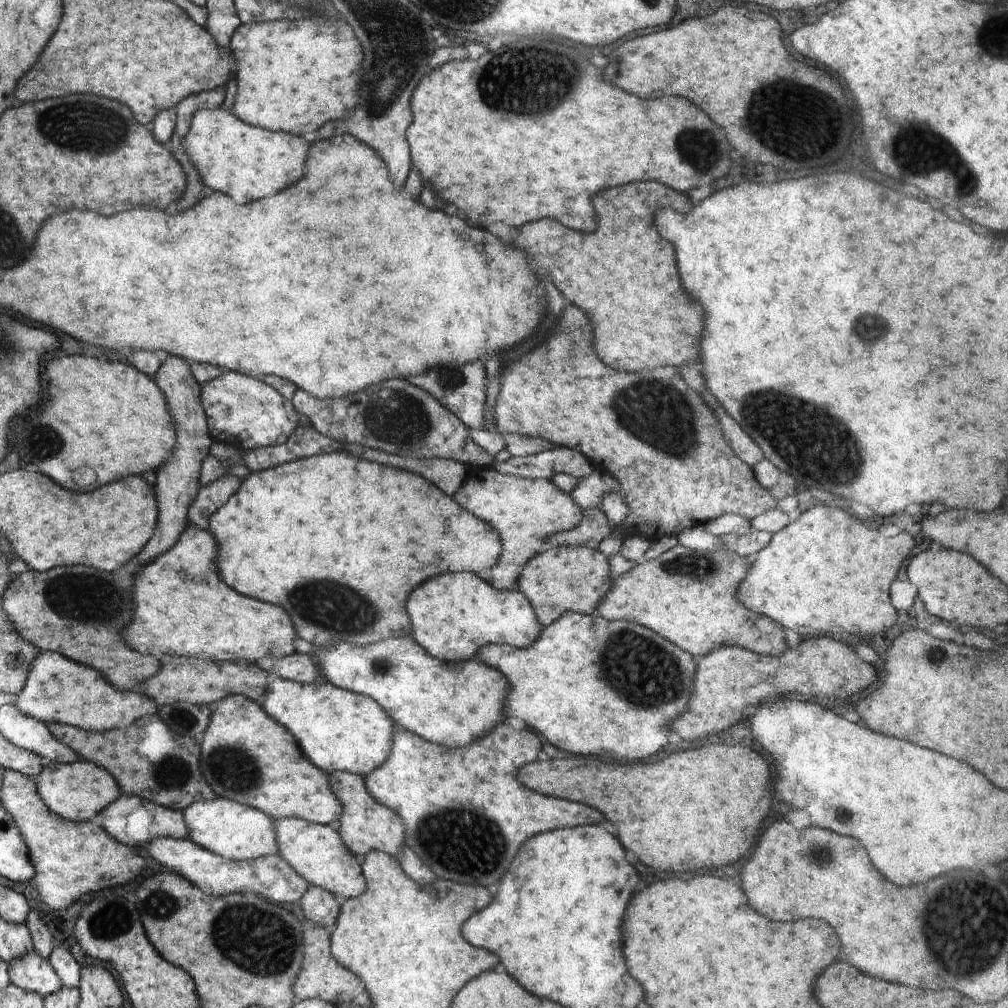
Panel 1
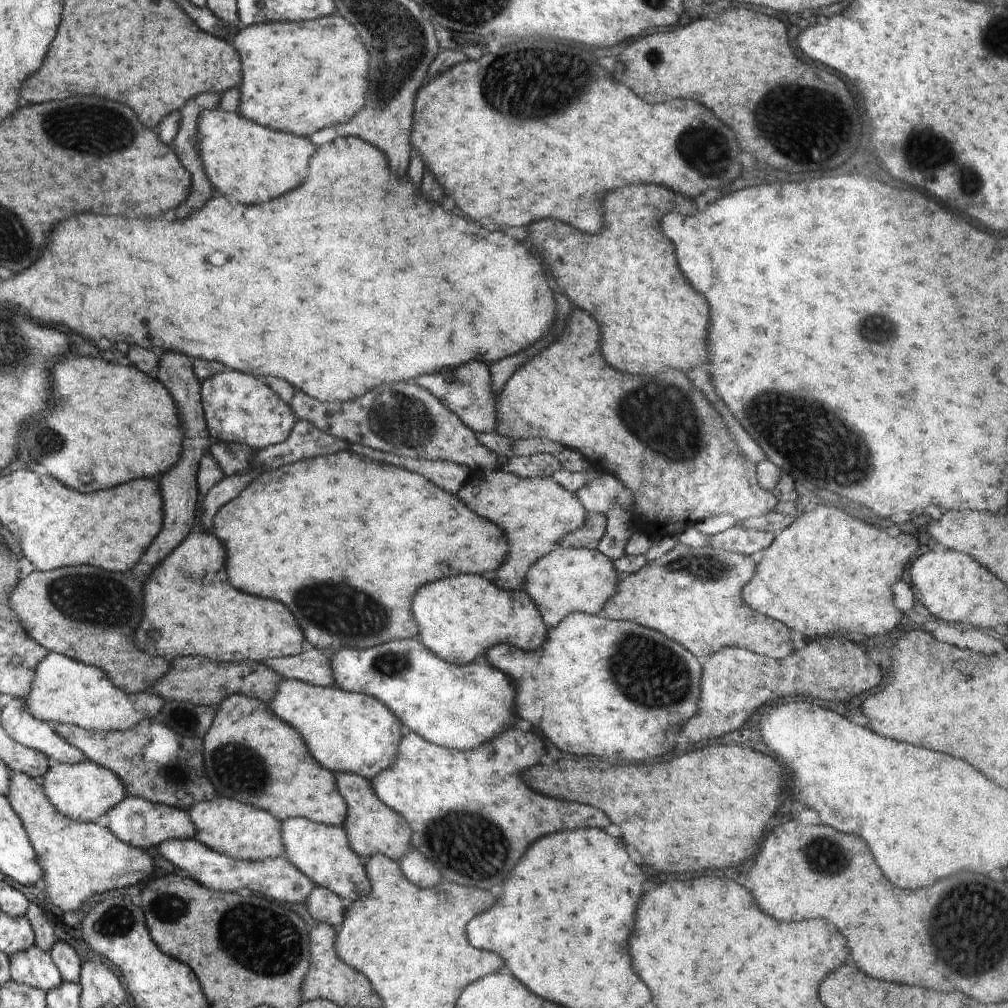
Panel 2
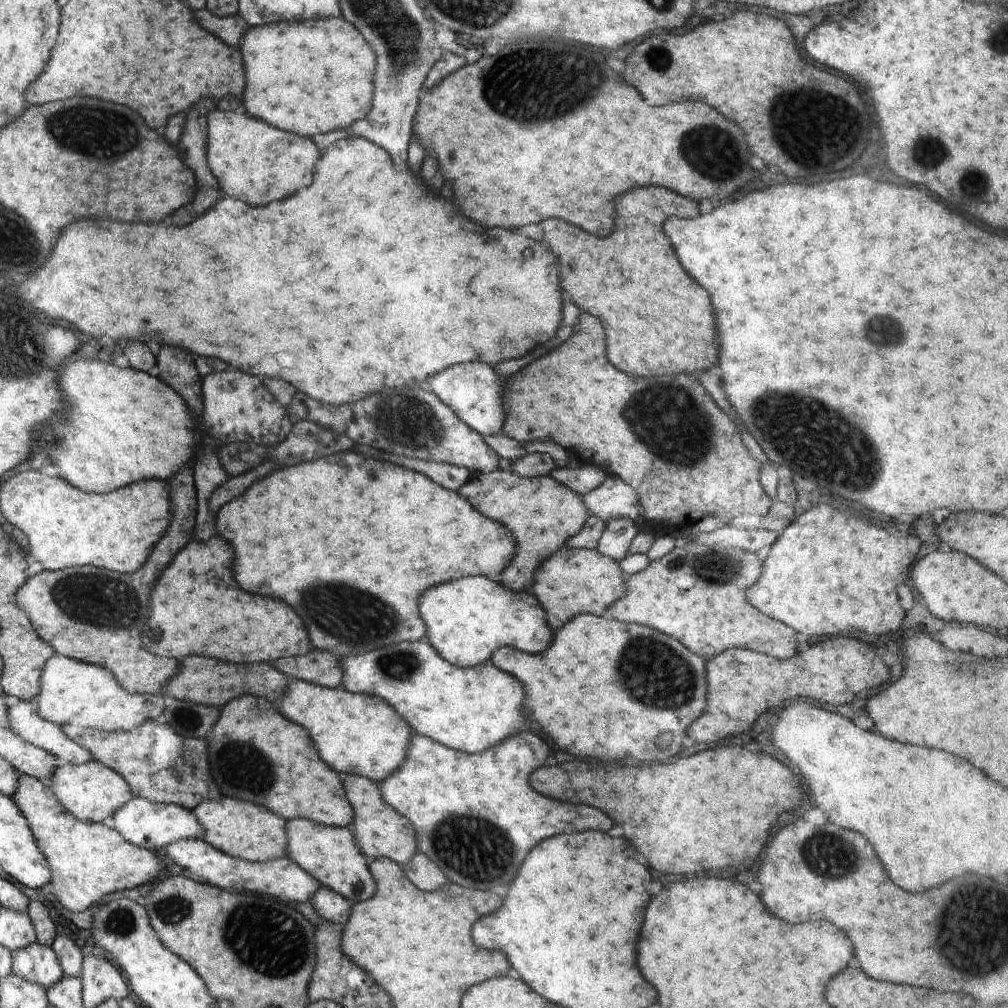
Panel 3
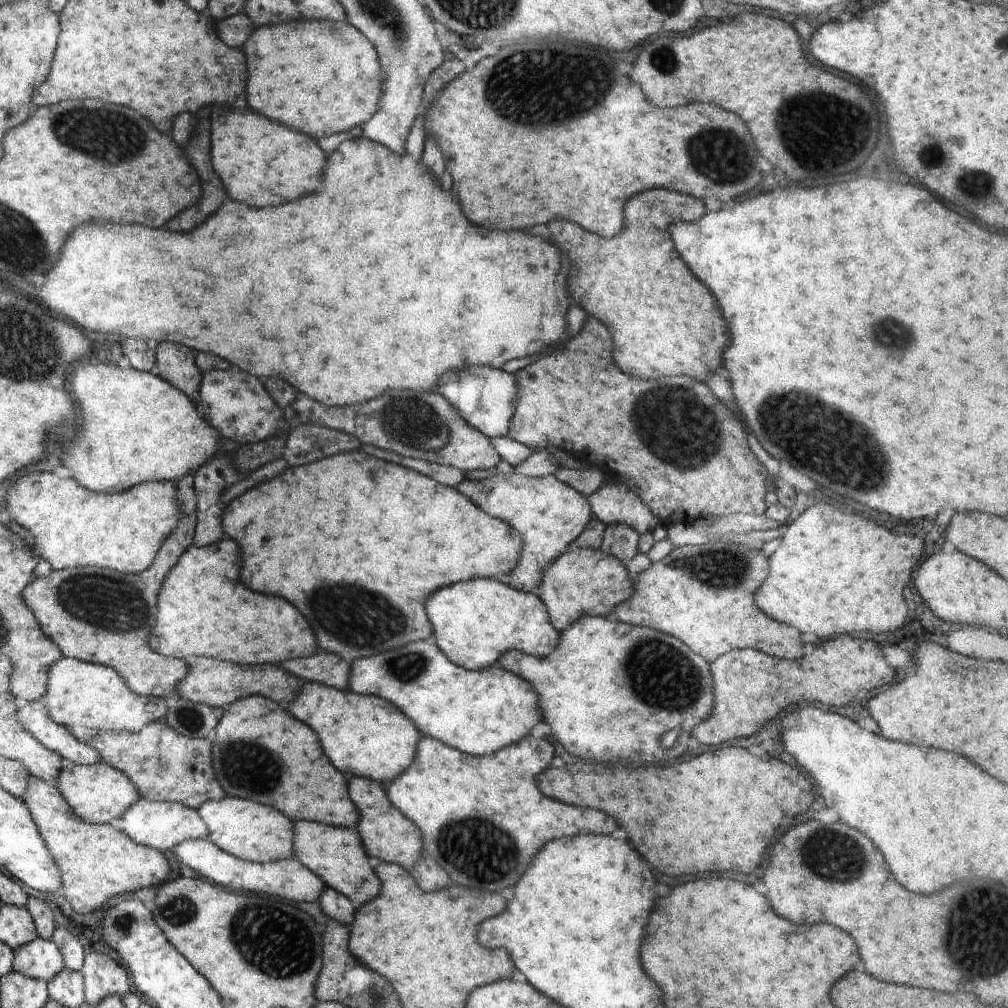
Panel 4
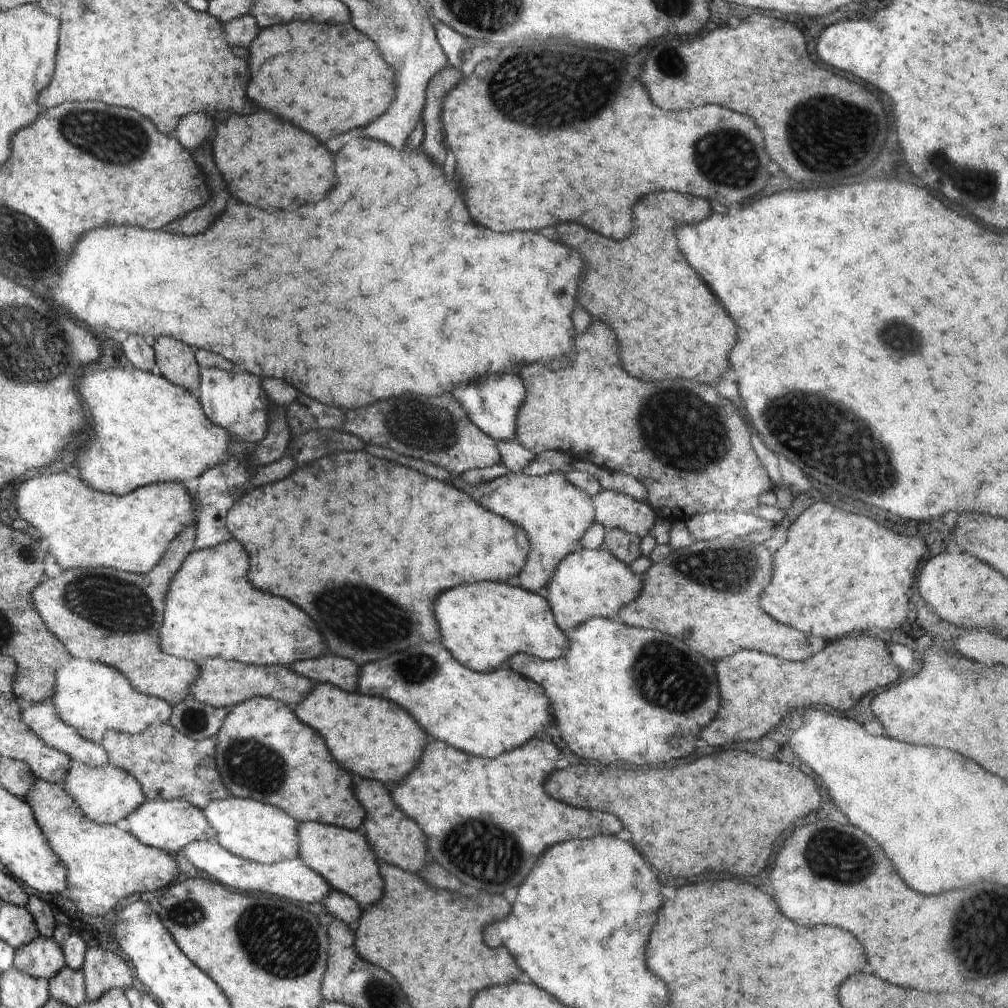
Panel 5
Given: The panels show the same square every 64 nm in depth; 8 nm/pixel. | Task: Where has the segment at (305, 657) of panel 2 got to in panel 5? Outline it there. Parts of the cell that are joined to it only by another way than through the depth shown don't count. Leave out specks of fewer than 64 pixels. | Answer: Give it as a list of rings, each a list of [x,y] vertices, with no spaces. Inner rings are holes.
[[[326,653],[315,659],[292,663],[290,668],[314,683],[330,683],[346,692],[357,692],[360,666],[353,660]]]

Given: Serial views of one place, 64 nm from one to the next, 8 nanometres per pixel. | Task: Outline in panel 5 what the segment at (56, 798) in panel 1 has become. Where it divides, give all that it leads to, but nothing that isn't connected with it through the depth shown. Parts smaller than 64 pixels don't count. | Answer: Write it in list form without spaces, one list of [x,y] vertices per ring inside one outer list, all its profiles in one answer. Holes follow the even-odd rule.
[[[73,761],[62,786],[77,802],[80,810],[91,821],[101,825],[115,825],[123,818],[132,815],[138,807],[148,801],[148,797],[142,792],[140,782],[132,774],[112,763],[106,766],[91,767]]]

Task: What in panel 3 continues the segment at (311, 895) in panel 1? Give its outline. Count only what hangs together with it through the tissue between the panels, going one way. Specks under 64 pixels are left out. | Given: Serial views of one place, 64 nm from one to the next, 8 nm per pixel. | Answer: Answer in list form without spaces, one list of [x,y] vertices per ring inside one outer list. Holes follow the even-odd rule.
[[[321,886],[310,899],[314,910],[326,921],[345,926],[352,904],[331,888]]]

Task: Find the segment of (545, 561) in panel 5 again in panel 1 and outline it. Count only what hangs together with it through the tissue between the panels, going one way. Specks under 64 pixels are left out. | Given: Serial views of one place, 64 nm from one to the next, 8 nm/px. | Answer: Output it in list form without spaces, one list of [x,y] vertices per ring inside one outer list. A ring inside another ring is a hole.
[[[476,467],[468,472],[464,486],[454,493],[464,508],[499,532],[502,552],[498,564],[483,574],[486,582],[502,591],[511,590],[519,582],[522,569],[534,556],[548,550],[547,540],[552,535],[577,527],[583,510],[569,494],[561,491],[553,481],[520,478],[499,473],[493,467]]]

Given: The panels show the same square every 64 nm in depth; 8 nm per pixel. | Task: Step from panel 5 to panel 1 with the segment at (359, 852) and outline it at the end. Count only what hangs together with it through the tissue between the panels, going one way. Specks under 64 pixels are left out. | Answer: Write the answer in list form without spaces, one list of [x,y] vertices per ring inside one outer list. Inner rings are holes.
[[[286,817],[274,820],[274,826],[280,856],[310,885],[330,891],[340,900],[358,897],[367,889],[361,865],[343,843],[336,825]]]

